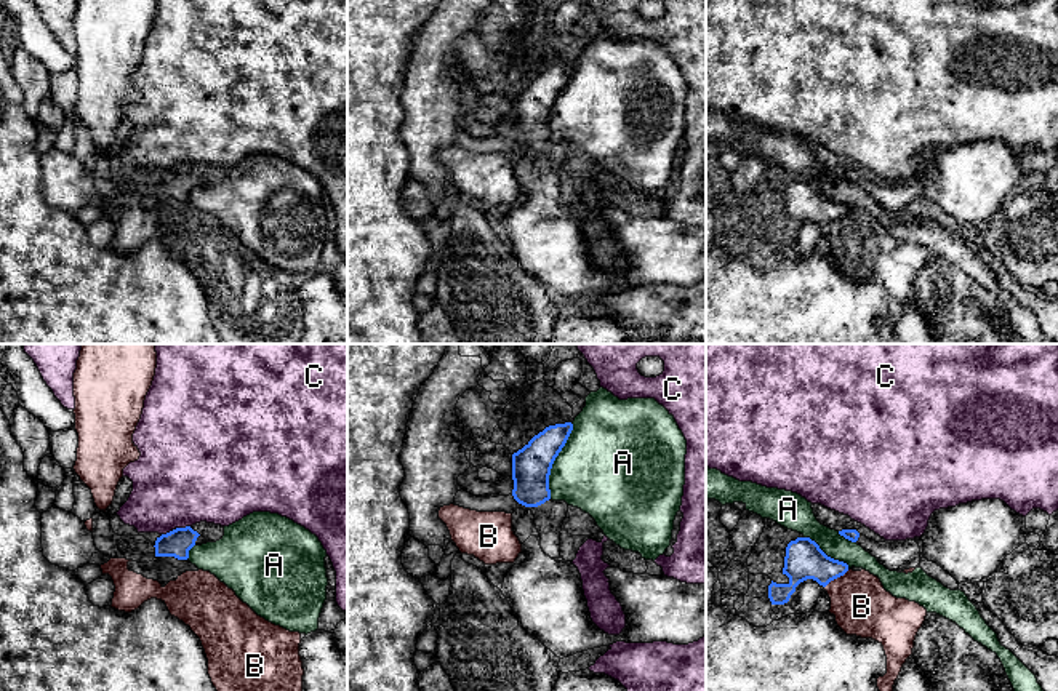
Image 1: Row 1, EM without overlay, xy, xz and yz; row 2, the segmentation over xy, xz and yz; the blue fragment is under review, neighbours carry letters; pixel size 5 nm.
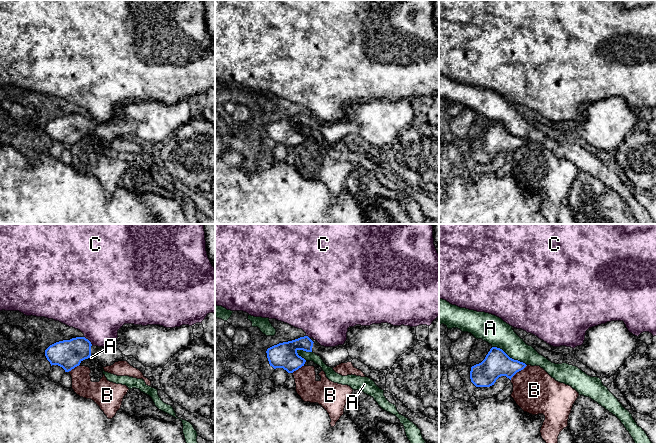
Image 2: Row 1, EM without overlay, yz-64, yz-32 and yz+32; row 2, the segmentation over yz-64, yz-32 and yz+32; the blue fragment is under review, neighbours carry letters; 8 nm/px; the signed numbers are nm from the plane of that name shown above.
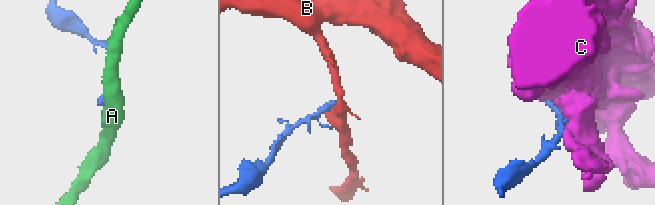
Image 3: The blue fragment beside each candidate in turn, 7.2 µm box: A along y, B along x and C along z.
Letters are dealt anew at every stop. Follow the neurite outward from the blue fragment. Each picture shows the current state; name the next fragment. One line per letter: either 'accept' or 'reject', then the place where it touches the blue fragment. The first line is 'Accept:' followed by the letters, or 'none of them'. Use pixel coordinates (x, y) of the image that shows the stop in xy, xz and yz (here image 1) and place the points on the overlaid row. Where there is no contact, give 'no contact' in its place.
Accept: none of them
A: reject | xz (554, 459)
B: reject | yz (836, 578)
C: reject | xy (183, 528)

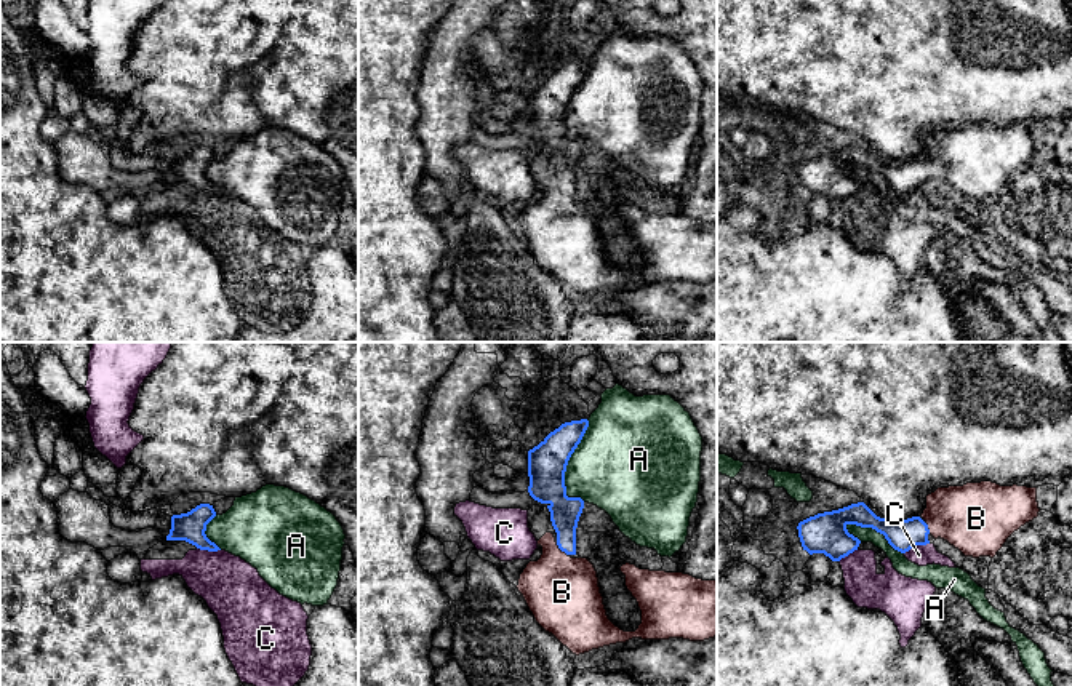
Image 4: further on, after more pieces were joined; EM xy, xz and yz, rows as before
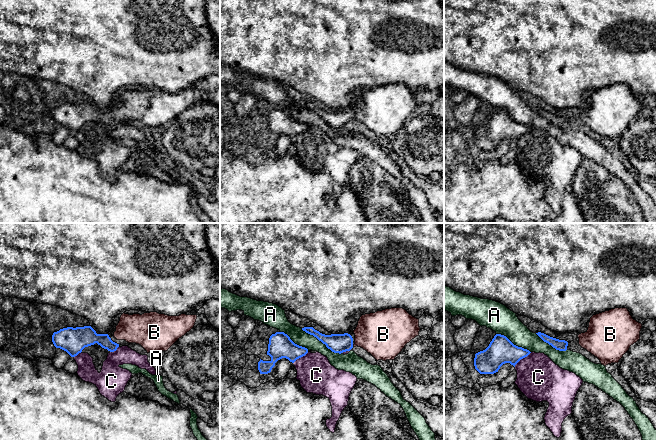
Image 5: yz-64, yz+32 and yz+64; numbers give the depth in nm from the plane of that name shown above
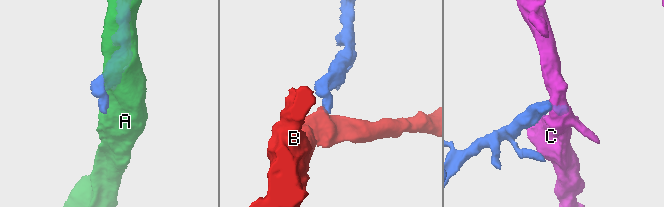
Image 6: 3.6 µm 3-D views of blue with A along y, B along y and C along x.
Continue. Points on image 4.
Accept: B
A: reject | xz (567, 464)
B: accept | xz (560, 549)
C: reject | yz (916, 546)

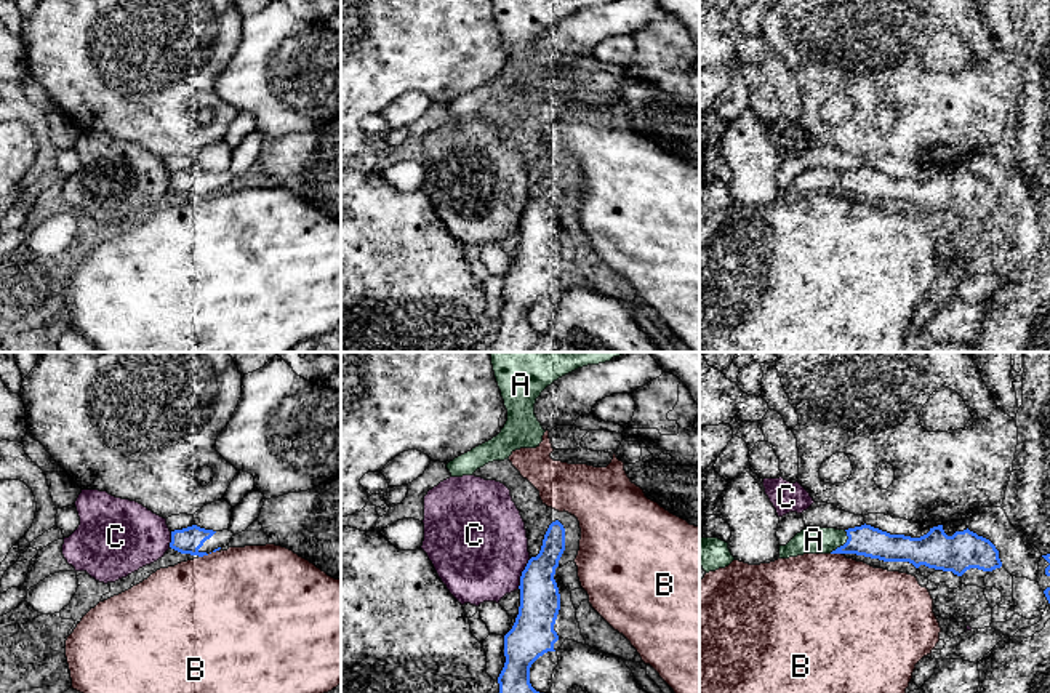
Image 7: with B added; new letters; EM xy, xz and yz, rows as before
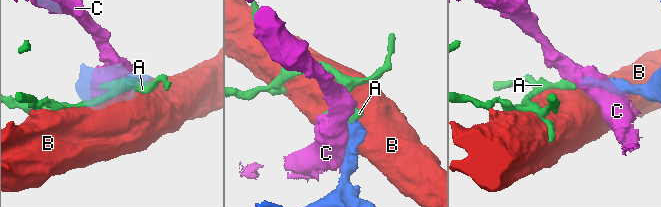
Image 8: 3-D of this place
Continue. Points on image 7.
Accept: A
A: accept | yz (844, 544)
B: reject | xy (207, 554)
C: reject | xz (522, 573)

